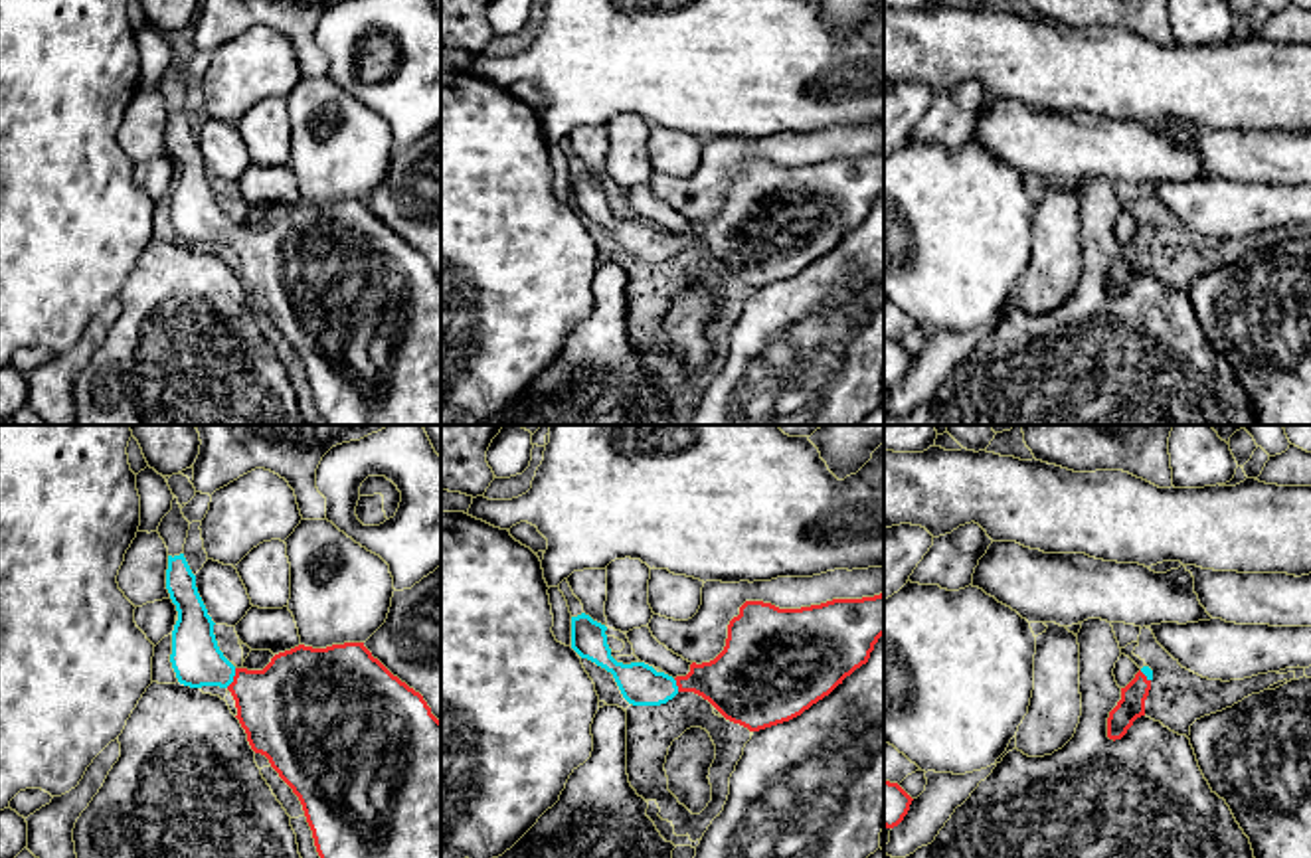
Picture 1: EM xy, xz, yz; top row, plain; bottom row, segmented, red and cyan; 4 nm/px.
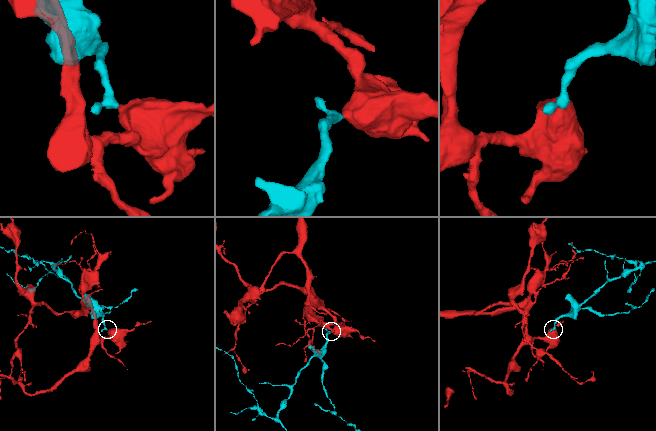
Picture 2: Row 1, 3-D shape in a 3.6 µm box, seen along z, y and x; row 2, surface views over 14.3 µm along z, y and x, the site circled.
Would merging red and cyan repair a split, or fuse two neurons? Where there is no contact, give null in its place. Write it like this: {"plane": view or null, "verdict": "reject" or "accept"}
{"plane": "xy", "verdict": "accept"}

